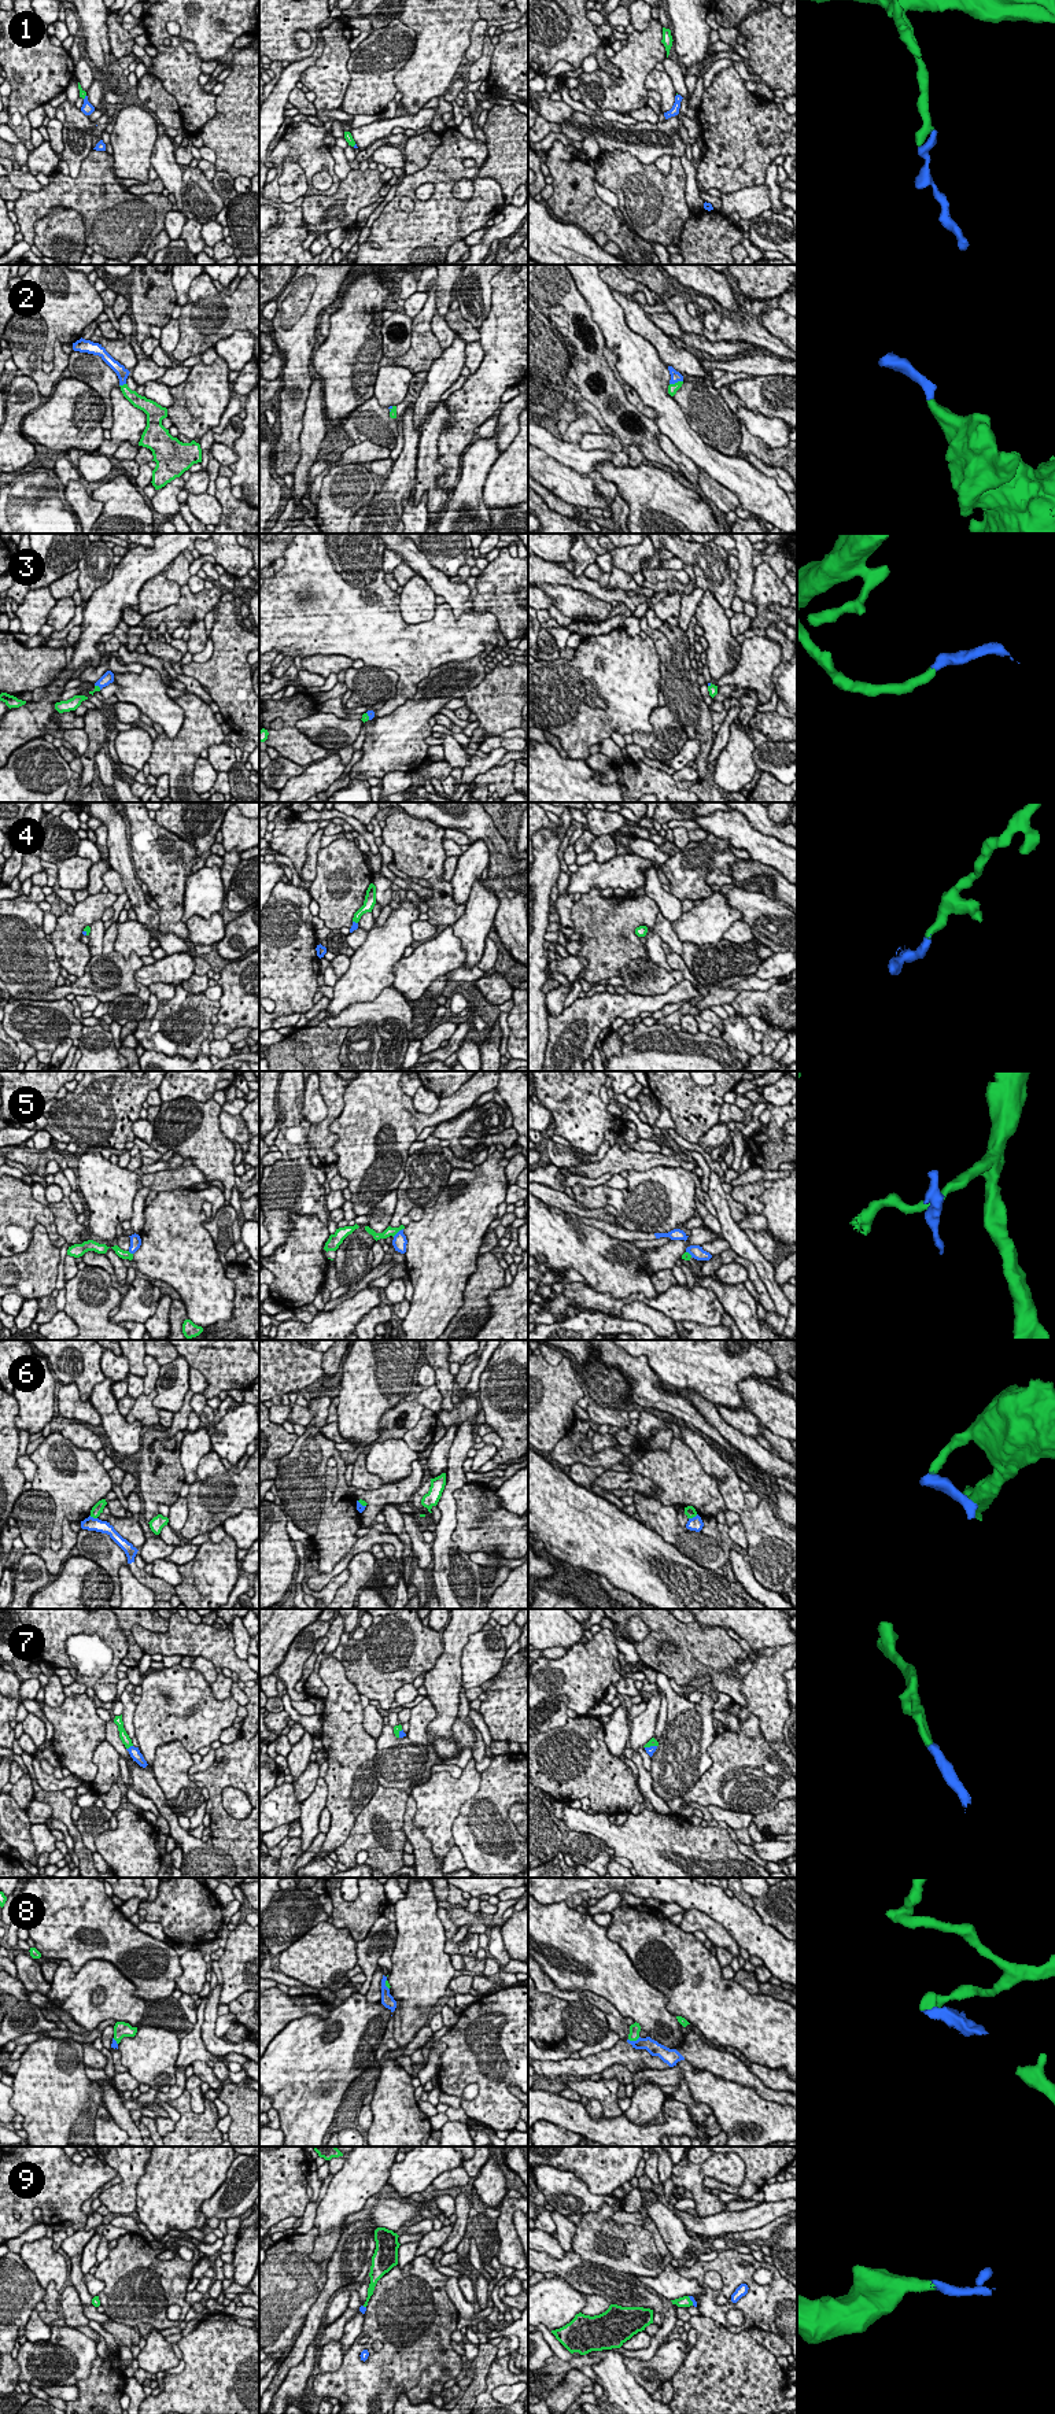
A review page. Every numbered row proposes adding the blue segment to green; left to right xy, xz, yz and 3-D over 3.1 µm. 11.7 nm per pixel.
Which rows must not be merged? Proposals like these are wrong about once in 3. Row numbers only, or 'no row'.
5, 6, 8

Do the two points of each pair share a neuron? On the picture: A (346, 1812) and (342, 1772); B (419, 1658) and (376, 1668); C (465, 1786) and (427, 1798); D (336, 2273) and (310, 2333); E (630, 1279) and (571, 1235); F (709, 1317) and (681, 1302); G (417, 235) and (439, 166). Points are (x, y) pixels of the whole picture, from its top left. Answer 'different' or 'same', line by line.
A: same
B: same
C: same
D: same
E: same
F: same
G: same

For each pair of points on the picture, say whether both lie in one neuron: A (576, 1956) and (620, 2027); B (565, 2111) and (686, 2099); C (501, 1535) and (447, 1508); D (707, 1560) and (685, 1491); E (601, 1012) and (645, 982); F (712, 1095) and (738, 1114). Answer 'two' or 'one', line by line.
A: two
B: two
C: two
D: two
E: two
F: two

